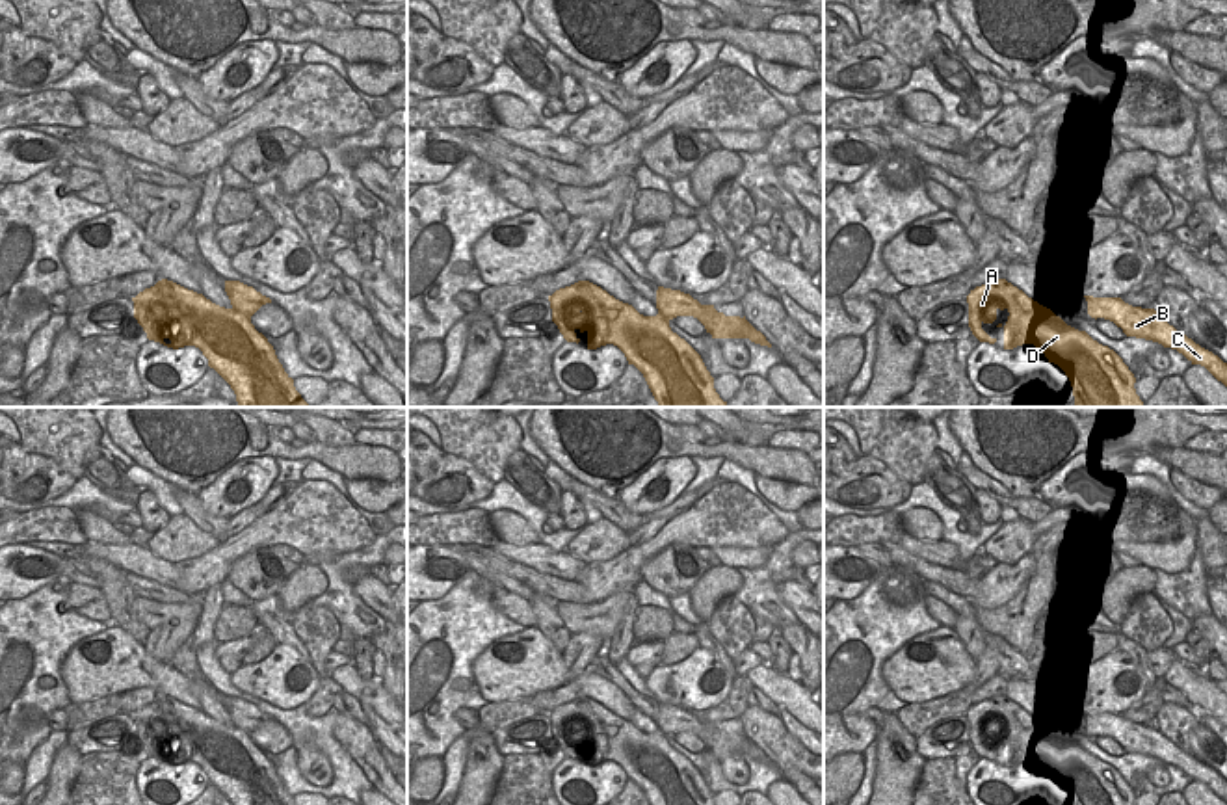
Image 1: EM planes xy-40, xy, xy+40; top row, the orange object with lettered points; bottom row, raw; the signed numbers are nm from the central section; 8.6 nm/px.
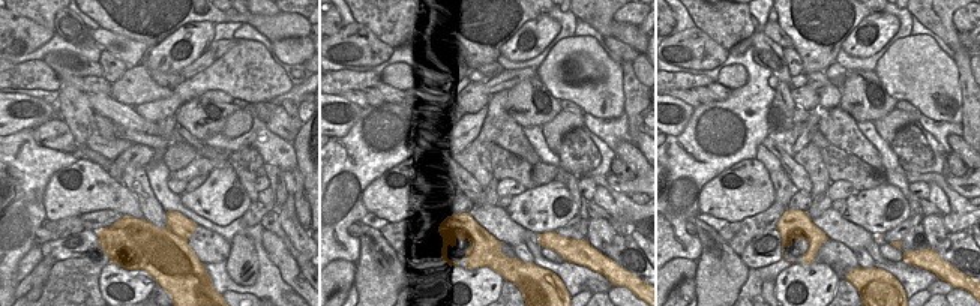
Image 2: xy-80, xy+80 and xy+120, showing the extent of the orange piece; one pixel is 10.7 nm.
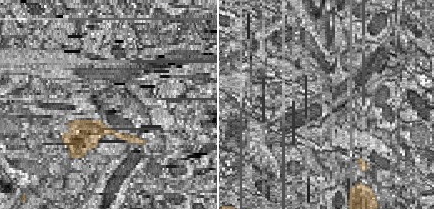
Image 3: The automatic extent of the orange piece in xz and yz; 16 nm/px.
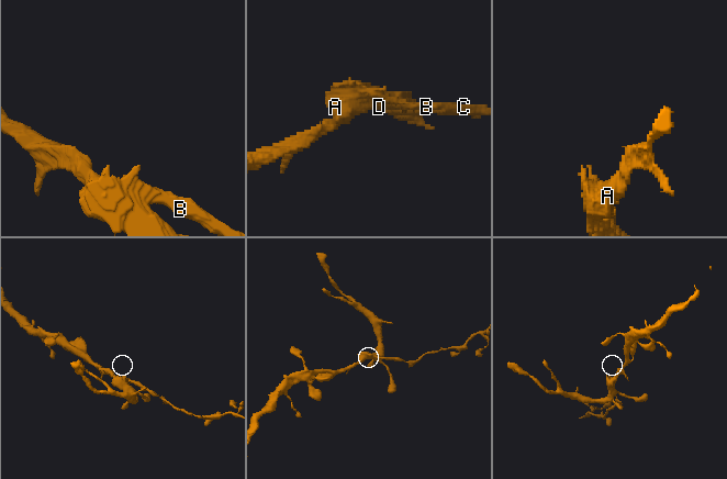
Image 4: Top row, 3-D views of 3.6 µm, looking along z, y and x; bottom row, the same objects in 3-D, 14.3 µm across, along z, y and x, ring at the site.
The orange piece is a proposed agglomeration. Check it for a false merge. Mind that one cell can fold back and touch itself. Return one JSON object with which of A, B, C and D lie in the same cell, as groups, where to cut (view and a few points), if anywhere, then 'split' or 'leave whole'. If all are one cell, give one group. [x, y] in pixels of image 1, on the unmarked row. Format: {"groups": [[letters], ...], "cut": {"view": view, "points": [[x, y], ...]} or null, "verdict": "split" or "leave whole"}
{"groups": [["A", "D"], ["B", "C"]], "cut": {"view": "xy", "points": [[690, 712], [683, 718], [677, 731]]}, "verdict": "split"}

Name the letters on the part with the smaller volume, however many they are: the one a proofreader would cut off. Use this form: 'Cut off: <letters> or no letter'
Cut off: B, C

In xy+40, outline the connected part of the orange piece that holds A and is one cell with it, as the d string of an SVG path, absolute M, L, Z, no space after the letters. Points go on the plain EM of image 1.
M1006 695L976 703L967 719L969 744L980 759L996 759L982 742L993 740L996 727L1006 725L1008 738L996 742L1004 746L1004 766L1034 760L1065 788L1073 805L1134 805L1134 790L1114 766L1067 742Z

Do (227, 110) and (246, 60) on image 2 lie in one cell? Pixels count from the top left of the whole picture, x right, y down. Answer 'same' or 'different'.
different

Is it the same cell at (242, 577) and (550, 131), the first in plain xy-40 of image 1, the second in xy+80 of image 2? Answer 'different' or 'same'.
different

